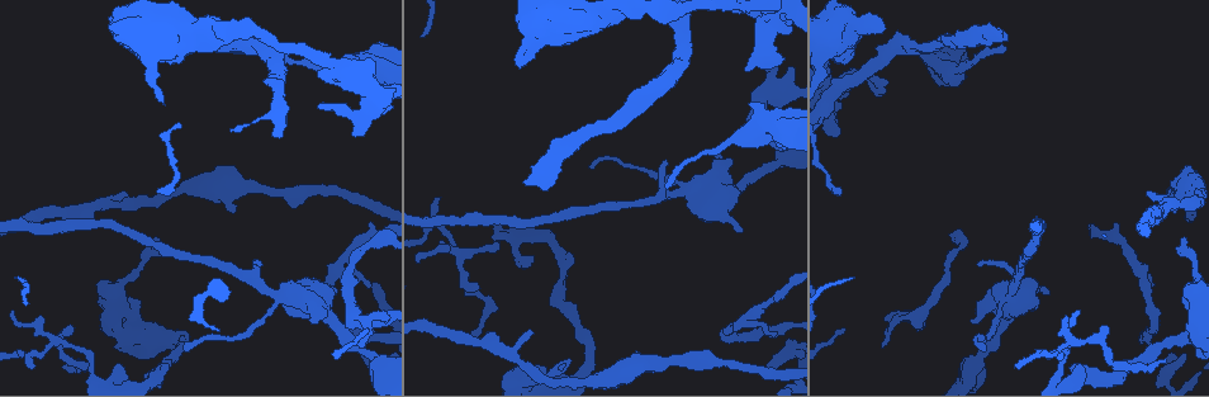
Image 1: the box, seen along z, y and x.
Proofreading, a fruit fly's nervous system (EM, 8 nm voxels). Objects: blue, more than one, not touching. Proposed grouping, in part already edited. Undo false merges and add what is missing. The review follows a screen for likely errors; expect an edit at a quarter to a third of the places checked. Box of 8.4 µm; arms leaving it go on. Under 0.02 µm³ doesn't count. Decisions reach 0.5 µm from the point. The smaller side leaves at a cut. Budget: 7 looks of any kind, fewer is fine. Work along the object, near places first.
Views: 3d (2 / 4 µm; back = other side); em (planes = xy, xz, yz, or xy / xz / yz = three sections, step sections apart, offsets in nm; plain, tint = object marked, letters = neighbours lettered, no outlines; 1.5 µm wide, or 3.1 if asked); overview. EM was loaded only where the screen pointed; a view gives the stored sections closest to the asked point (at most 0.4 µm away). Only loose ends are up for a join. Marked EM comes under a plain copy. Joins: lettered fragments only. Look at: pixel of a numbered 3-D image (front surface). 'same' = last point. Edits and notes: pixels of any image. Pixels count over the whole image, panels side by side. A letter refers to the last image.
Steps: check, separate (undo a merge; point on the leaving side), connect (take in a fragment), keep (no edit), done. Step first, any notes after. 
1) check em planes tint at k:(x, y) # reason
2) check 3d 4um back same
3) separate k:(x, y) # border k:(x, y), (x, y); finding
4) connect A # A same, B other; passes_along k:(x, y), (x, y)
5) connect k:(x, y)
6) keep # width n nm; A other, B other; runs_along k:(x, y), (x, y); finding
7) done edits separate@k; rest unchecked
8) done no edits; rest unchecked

check em xz step 4 tint at 1:(1048, 294) # an open end

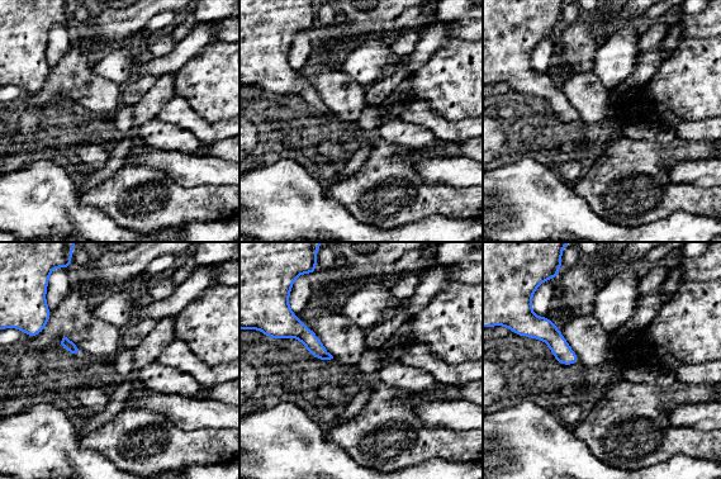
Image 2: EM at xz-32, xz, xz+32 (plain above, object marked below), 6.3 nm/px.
check em planes letters same

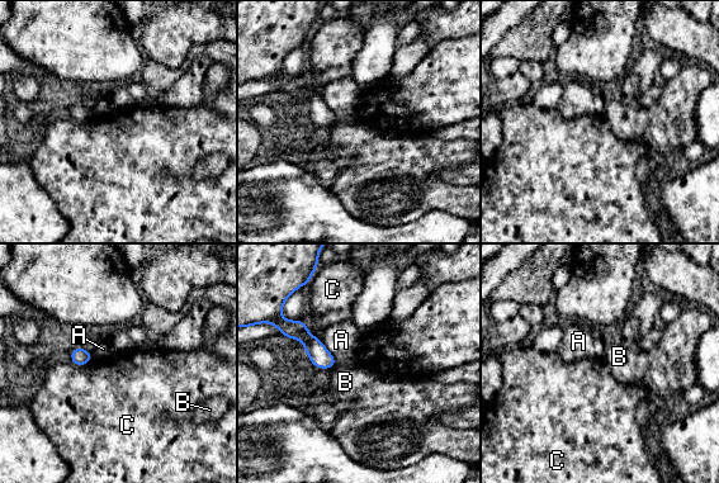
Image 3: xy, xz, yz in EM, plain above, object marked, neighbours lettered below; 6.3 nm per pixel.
keep # width 120 nm; longest_contact A 220 nm; A other, B other, C other; none of them fits

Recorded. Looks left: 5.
check 3d 2um at 1:(886, 81) # an open end

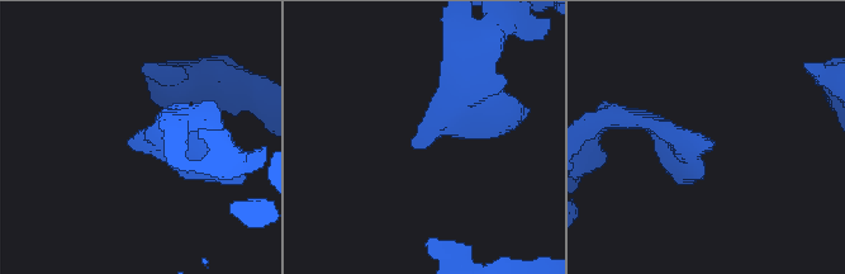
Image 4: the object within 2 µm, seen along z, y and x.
check em yz step 4 tint at 4:(416, 139) # shape alone is not enough

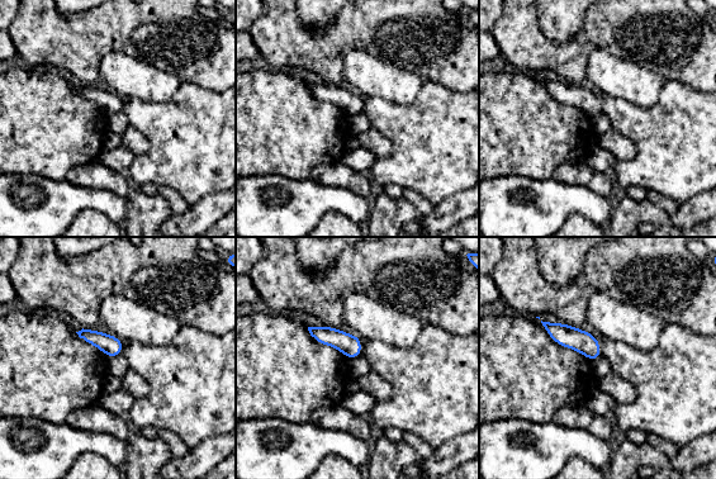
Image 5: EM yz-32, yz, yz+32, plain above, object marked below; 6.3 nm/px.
check em planes letters same # cut it another way

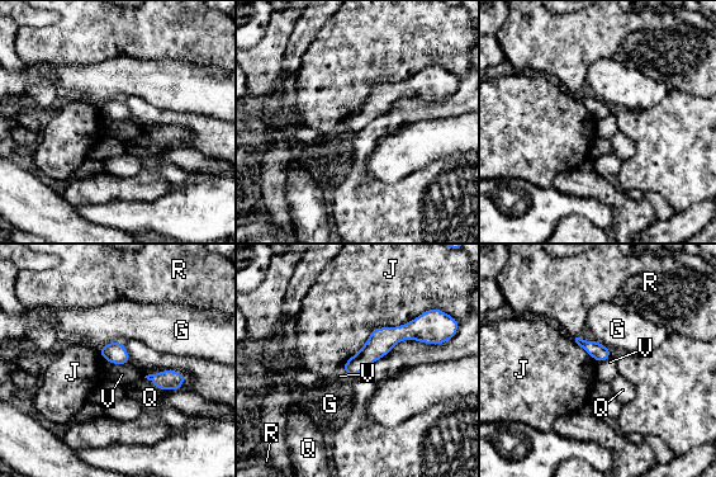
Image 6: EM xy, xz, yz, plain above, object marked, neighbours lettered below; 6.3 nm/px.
keep # G other, J other, Q other, R other, V other; border 6:(418, 316), (375, 327), (340, 368); no lettered fragment goes on from it

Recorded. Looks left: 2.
done no edits; rest unchecked

